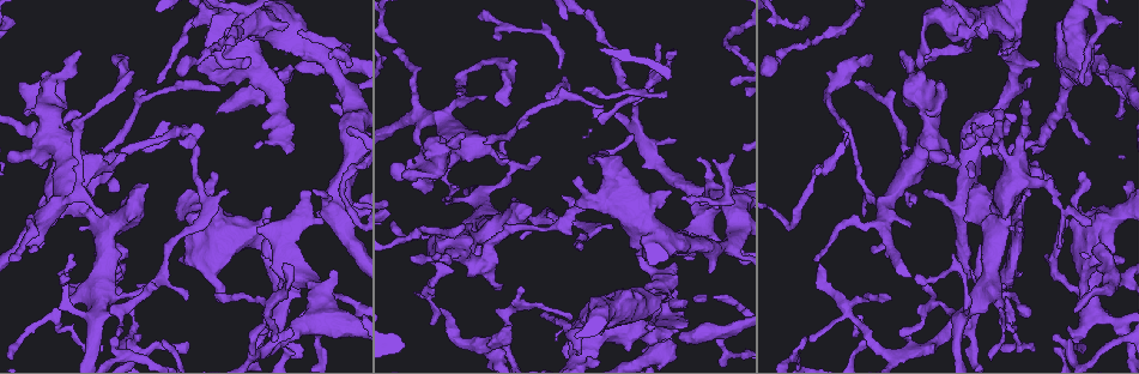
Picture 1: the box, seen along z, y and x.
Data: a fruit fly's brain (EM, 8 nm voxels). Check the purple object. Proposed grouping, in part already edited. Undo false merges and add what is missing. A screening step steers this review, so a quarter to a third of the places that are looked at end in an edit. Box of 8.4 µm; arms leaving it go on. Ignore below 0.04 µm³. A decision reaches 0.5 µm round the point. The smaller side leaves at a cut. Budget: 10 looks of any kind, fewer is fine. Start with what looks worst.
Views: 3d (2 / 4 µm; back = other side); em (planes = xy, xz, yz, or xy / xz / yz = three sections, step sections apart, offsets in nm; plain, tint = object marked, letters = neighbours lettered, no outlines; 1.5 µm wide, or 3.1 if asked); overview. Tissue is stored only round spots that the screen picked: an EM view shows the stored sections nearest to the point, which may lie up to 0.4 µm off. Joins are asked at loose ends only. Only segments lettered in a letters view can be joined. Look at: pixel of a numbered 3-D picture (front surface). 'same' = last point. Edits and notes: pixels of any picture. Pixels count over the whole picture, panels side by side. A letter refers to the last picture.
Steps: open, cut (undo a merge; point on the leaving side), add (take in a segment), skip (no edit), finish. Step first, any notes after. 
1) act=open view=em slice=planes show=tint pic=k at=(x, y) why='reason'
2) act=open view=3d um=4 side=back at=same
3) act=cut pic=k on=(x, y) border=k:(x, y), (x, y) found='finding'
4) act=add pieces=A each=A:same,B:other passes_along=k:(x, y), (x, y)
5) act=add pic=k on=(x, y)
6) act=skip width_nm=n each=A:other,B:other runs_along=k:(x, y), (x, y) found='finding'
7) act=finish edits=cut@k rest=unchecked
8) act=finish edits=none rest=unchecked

act=open view=em slice=planes show=letters pic=1 at=(982, 293) why='thick turns thin'

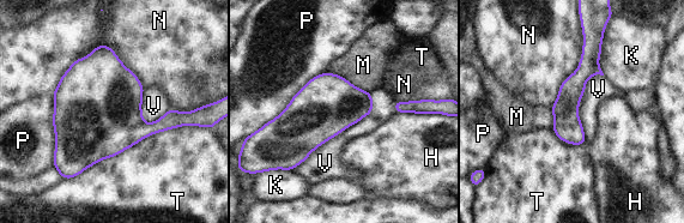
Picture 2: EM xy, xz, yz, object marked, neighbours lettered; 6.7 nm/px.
act=skip width_nm=400 each=H:other,K:other,M:other,N:other,P:other,T:other,V:other border=2:(373, 95), (370, 113), (291, 169) found='one cell here'

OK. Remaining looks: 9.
act=open view=em slice=planes show=letters pic=1 at=(990, 189) why='thin end'

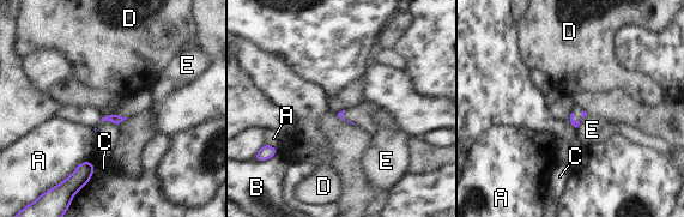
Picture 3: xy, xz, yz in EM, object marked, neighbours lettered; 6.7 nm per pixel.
act=skip each=A:other,B:other,C:other,D:other,E:other border=3:(587, 114), (575, 127) found='no lettered segment goes on from it'

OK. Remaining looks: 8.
act=open view=3d um=2 side=back pic=1 at=(532, 208) why='branch stops here'

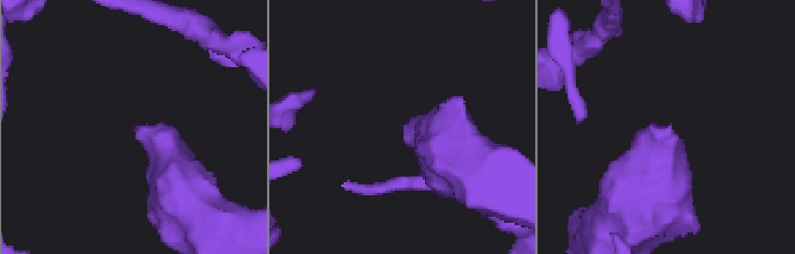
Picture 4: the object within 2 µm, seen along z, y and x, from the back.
act=open view=em slice=planes show=letters pic=4 at=(403, 126)

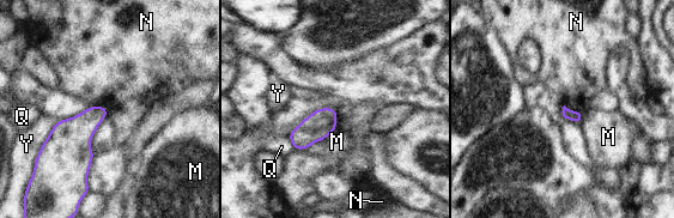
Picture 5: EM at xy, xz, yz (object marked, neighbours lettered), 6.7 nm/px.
act=skip longest_contact=Y:300nm each=M:other,N:other,Q:other,Y:other found='none of them fits'

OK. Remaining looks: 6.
act=open view=em slice=planes show=tint pic=1 at=(186, 298) why='an open end'

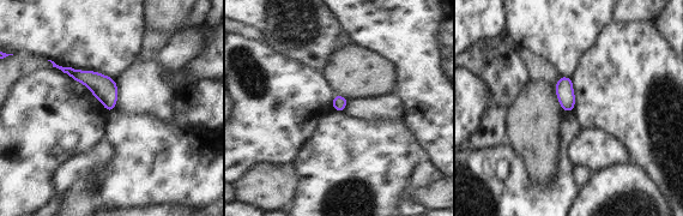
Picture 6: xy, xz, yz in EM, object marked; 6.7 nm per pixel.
act=open view=em slice=planes show=letters at=same

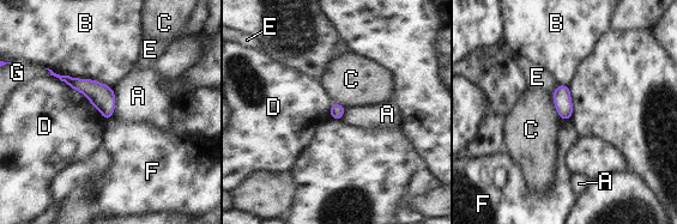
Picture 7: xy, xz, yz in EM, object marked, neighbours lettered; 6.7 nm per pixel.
act=skip each=A:other,B:other,C:other,D:other,E:other,F:other,G:other border=7:(569, 119), (561, 121) found='no lettered segment goes on from it'

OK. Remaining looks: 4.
act=finish edits=none rest=unchecked

